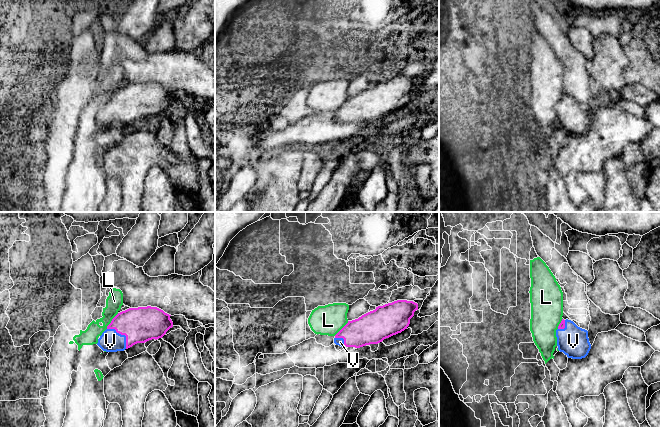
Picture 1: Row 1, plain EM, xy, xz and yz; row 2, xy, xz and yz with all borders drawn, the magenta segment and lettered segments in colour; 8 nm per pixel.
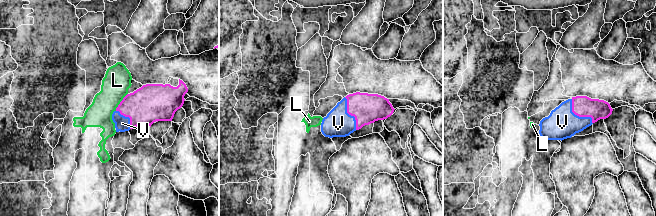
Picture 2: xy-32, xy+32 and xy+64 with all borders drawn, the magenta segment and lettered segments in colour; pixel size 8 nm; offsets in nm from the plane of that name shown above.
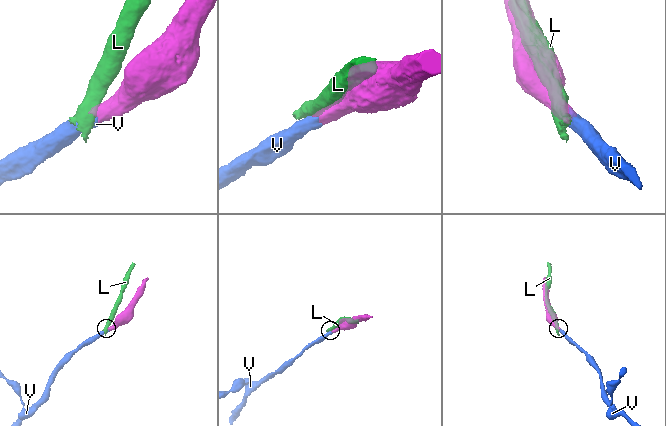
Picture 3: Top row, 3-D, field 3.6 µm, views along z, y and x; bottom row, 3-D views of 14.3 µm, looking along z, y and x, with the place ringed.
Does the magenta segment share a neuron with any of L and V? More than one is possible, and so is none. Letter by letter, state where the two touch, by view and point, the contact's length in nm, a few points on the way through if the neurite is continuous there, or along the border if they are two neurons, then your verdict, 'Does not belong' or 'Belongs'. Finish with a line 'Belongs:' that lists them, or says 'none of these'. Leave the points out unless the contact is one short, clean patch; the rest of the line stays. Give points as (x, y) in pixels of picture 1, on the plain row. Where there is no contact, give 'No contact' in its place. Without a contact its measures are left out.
L: Touches magenta at xy (111, 97). Shared border 160 nm. Boundary: xy (118, 89), (106, 104). Does not belong
V: Touches magenta at xy (122, 110). Shared border 220 nm. Path across: xy (139, 101), (129, 103), (122, 110), (110, 117). Belongs
Belongs: V

